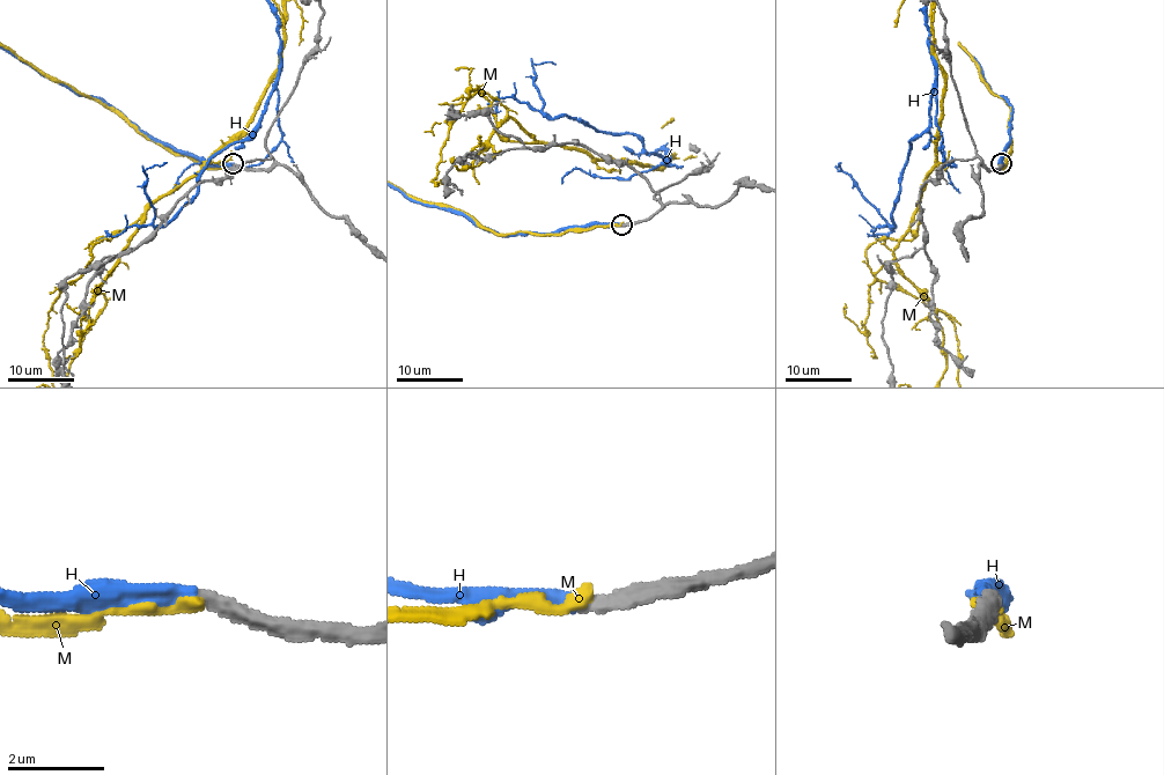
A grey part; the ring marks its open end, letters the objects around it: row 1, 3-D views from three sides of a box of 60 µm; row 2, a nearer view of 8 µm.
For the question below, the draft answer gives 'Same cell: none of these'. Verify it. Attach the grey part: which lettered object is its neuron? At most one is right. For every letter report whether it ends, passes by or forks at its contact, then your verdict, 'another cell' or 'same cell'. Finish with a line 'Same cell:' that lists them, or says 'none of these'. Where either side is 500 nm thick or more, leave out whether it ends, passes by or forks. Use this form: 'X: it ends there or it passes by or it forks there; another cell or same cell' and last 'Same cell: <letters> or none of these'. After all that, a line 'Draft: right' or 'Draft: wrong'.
H: it ends there; same cell
M: it ends there; another cell
Same cell: H
Draft: wrong

